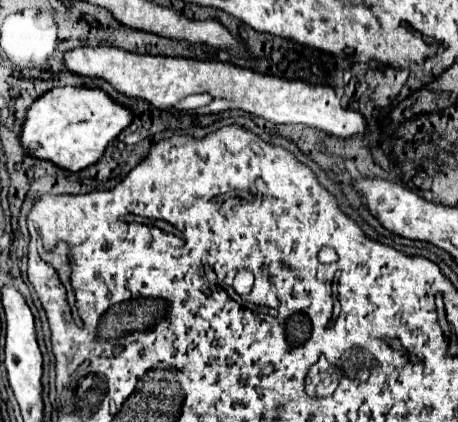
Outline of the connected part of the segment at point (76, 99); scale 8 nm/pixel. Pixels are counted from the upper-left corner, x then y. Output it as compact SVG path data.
M62 86L40 96L28 110L22 128L22 146L28 154L50 160L60 168L78 172L94 164L106 144L114 140L134 120L128 106L114 102L102 88L96 86Z

